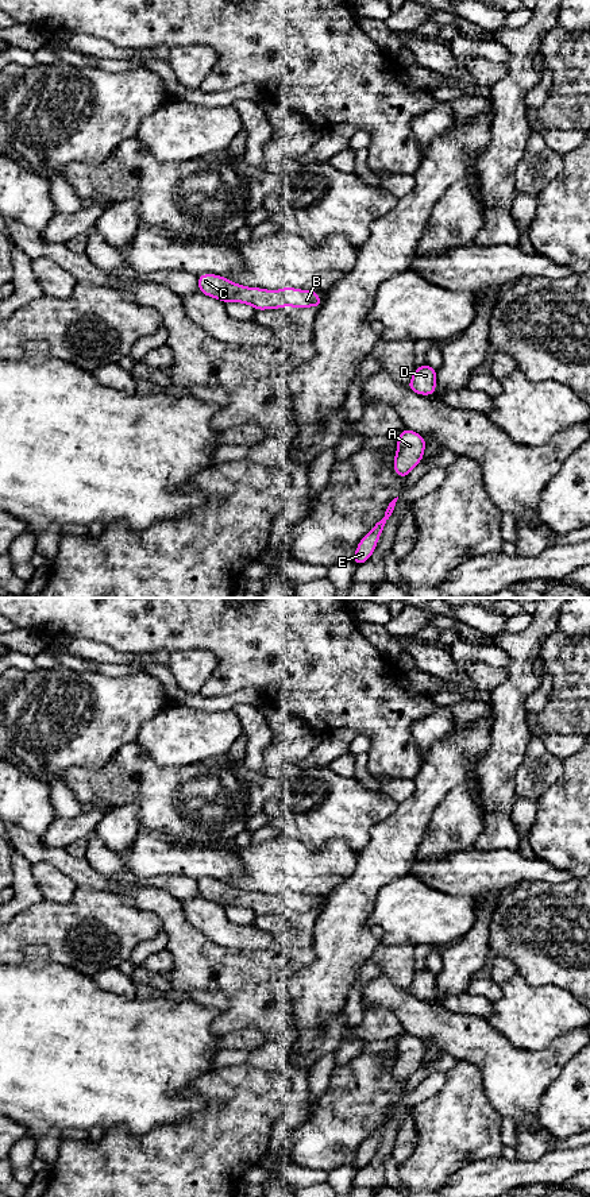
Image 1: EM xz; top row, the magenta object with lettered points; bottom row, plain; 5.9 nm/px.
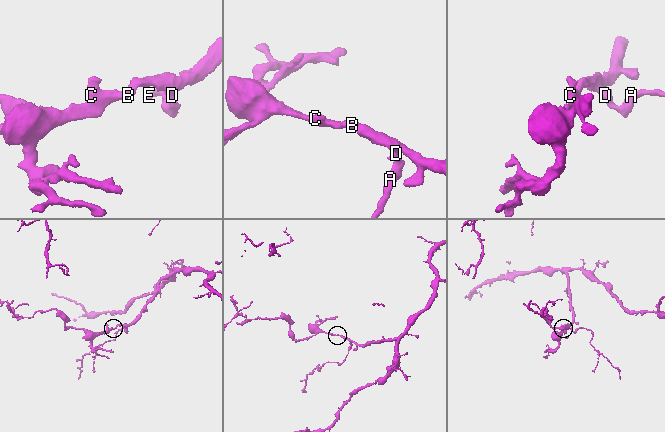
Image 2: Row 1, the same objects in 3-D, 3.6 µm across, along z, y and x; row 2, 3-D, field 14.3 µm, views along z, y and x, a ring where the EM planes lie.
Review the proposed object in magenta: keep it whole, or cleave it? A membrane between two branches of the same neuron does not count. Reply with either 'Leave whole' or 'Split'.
Leave whole

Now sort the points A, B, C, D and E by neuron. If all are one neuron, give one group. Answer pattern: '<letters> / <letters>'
A B C D E

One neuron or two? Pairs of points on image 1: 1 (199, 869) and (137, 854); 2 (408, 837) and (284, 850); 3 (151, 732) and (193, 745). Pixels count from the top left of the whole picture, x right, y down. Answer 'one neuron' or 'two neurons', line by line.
1: one neuron
2: two neurons
3: one neuron

